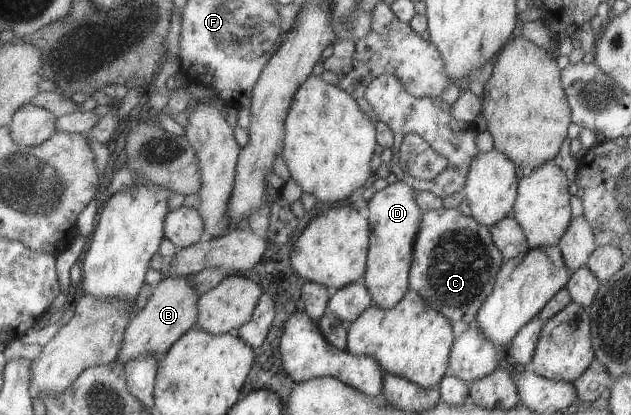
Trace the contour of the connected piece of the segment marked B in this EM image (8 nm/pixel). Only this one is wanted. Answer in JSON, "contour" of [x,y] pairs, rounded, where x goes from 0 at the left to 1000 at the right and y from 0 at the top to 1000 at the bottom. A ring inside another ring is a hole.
{"contour":[[[261,665],[242,696],[228,742],[214,752],[197,798],[193,834],[185,853],[195,880],[223,855],[244,855],[254,863],[300,793],[312,781],[315,713],[295,667]]]}

